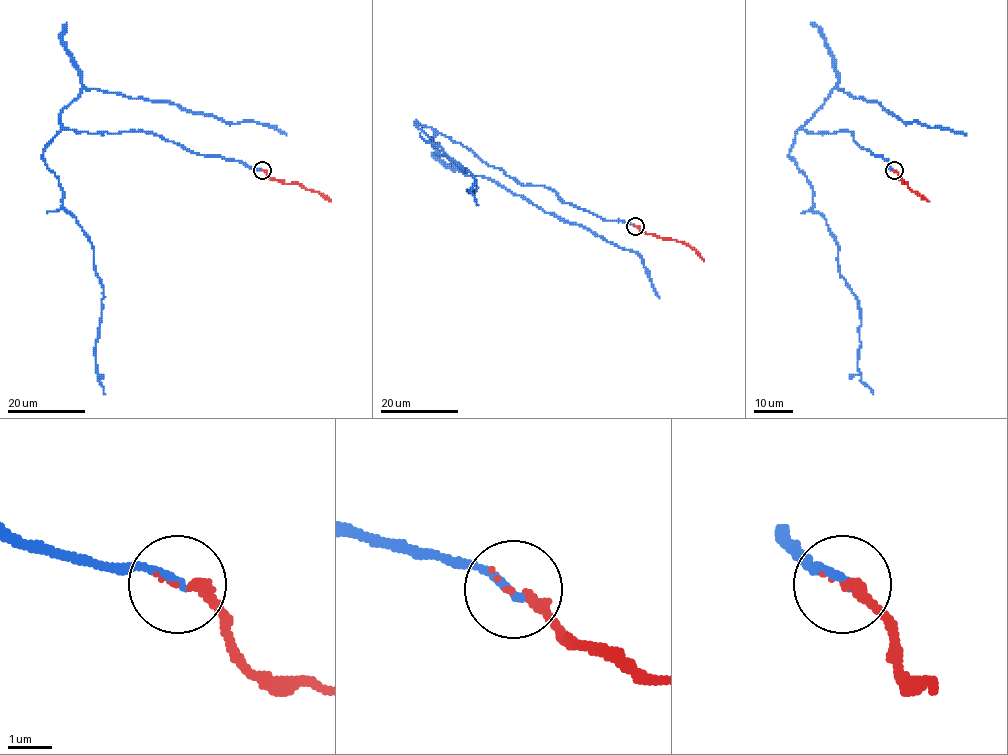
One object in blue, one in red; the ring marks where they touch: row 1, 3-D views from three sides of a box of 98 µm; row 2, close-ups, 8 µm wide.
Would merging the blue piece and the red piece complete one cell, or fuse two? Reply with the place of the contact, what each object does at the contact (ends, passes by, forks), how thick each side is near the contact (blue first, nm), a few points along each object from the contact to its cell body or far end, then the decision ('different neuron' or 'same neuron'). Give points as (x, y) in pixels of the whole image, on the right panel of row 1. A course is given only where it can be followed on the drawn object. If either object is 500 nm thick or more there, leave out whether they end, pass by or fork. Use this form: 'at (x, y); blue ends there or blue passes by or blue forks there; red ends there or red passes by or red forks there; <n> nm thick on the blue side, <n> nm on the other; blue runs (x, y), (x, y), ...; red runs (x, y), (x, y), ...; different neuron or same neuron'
at (894, 170); blue ends there; red ends there; 180 nm thick on the blue side, 240 nm on the other; blue runs (894, 170), (851, 132), (801, 128), (841, 88), (879, 102), (904, 123), (965, 135); red runs (894, 171), (912, 191), (930, 202); same neuron

